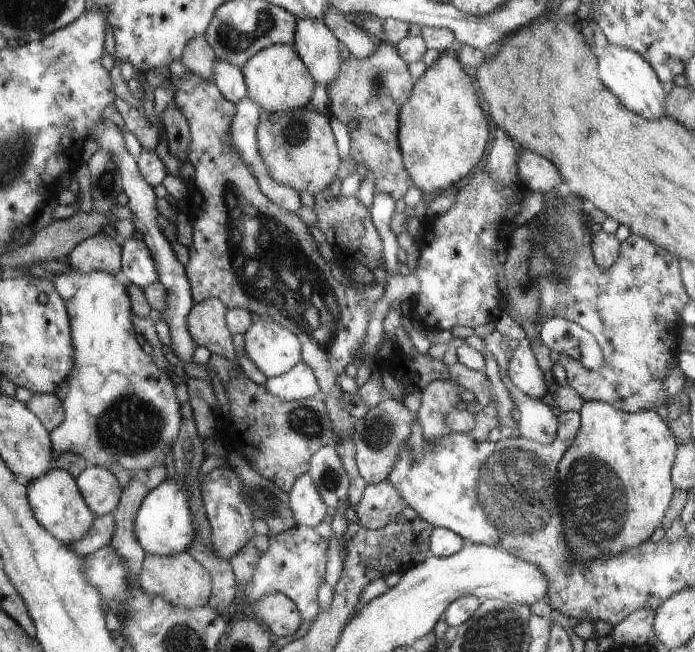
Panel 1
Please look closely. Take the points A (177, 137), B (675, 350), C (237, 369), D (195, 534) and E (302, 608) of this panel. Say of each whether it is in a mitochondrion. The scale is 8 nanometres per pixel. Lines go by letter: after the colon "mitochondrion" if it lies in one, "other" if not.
A: other
B: other
C: other
D: other
E: other

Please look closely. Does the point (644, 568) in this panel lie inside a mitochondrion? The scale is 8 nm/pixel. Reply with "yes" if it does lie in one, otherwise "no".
no

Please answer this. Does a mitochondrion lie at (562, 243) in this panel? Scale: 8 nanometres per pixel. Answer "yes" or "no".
yes

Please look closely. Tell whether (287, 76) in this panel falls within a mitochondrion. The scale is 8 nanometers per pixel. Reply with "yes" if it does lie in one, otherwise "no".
no

